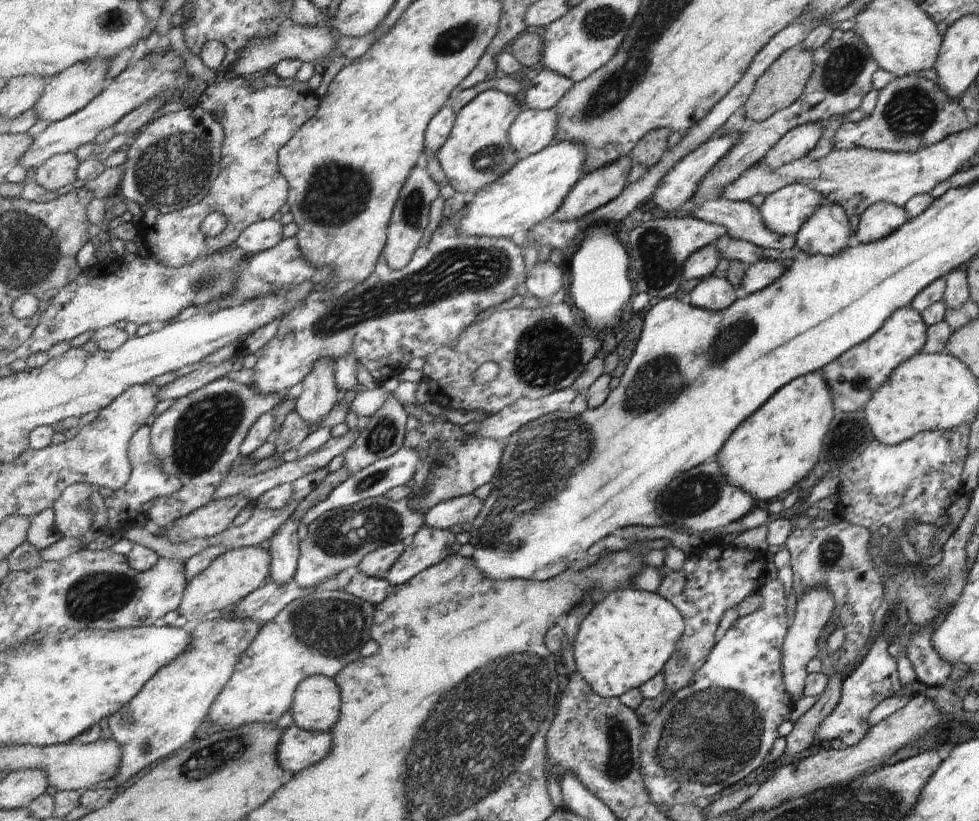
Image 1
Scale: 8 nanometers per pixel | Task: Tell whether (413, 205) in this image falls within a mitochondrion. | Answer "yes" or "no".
yes

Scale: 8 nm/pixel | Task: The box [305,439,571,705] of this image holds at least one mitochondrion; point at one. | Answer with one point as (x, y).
(346, 533)

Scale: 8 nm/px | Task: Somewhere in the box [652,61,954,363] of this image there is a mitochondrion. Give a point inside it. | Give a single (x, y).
(910, 113)

